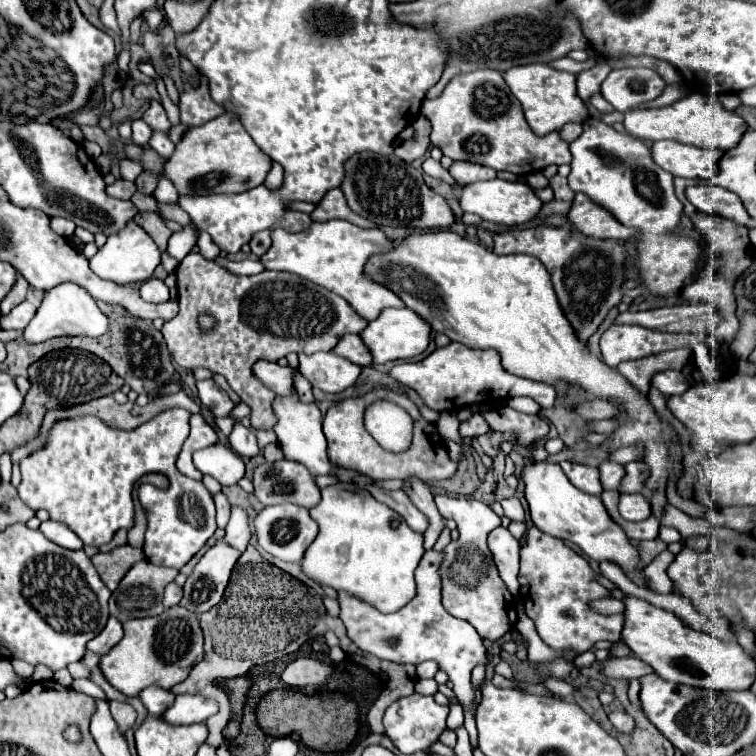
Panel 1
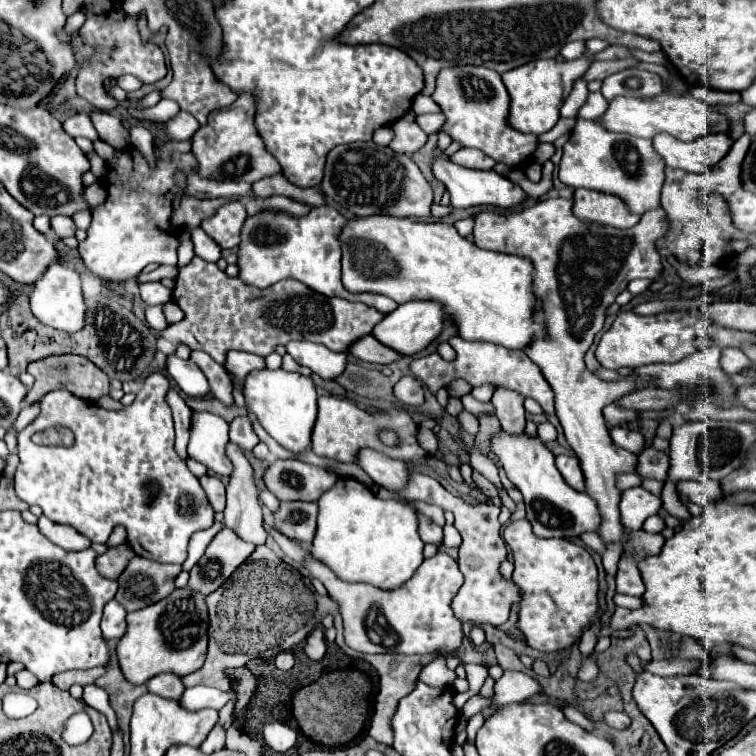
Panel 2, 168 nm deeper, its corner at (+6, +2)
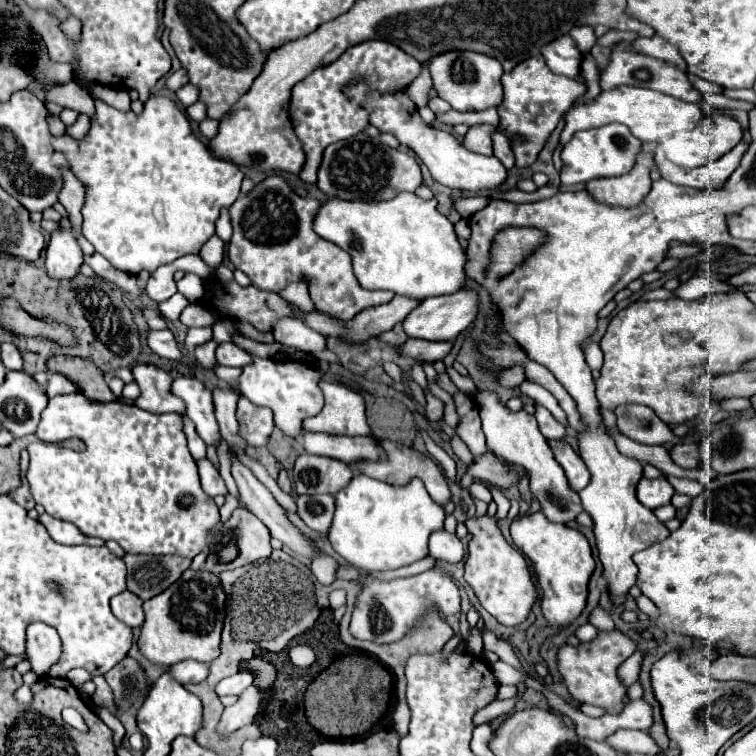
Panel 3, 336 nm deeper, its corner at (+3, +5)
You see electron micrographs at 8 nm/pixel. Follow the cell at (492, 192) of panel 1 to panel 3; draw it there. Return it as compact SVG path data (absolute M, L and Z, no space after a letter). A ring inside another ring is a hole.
M350 84L346 88L346 94L350 98L362 100L364 108L370 114L370 124L376 126L380 132L390 132L394 134L400 144L410 146L420 160L428 166L432 178L452 190L466 190L466 192L478 192L478 190L498 190L500 184L506 180L506 168L502 162L494 156L482 156L482 154L472 154L468 152L450 132L436 130L428 124L422 122L422 118L416 112L414 102L406 96L406 90L400 90L400 94L380 94L376 90L370 90L364 84Z

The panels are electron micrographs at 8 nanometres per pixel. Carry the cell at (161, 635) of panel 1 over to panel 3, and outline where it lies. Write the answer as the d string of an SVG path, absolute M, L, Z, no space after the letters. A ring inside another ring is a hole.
M186 570L164 594L144 602L146 620L140 628L138 650L156 666L170 668L180 660L212 662L220 654L220 632L224 624L224 592L216 574Z

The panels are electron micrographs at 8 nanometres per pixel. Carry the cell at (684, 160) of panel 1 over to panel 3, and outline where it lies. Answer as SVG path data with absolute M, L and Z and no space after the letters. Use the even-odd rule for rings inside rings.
M706 116L700 122L700 126L696 126L694 130L676 132L670 138L666 138L664 142L660 142L658 146L664 150L664 154L670 162L684 166L684 168L698 168L698 166L704 166L708 162L716 162L718 158L728 154L740 140L742 140L742 128L734 118L730 118L730 116Z

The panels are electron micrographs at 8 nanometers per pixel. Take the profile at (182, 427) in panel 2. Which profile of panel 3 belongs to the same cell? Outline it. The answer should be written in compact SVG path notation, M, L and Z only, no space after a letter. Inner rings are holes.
M140 364L132 368L134 380L140 386L140 396L136 398L136 406L162 414L162 412L176 412L180 416L186 416L184 402L172 394L172 382L174 378L152 366L152 364Z

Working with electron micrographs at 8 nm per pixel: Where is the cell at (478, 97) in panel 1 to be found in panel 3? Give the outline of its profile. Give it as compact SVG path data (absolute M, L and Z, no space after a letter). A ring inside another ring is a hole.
M448 52L442 54L440 58L434 58L428 66L438 96L458 112L480 112L488 108L498 108L504 100L502 82L500 82L502 66L494 58L488 58L484 54Z

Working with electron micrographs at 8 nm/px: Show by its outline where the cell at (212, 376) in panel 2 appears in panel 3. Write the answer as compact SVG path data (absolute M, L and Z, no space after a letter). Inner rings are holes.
M210 340L210 342L206 342L206 344L202 344L202 346L198 346L194 350L194 356L200 362L200 366L210 370L210 372L214 372L216 366L218 366L218 362L216 362L216 348L218 348L218 344L214 340Z

